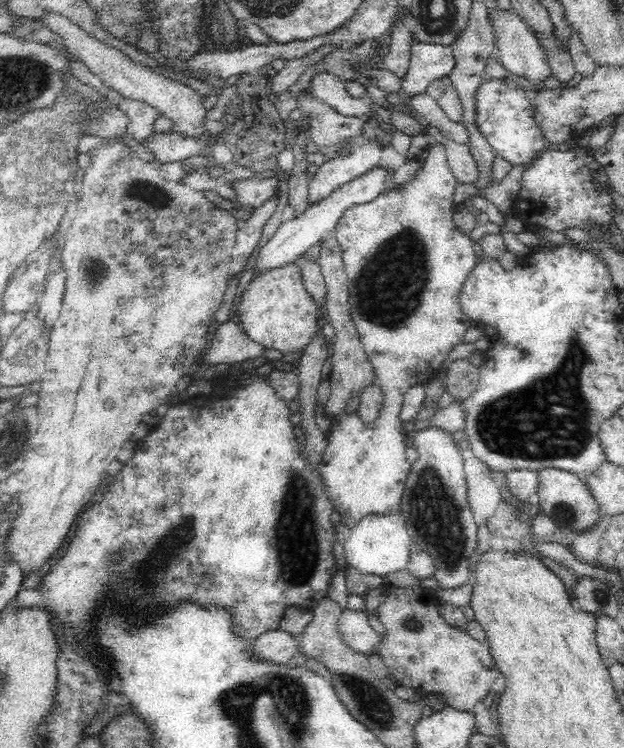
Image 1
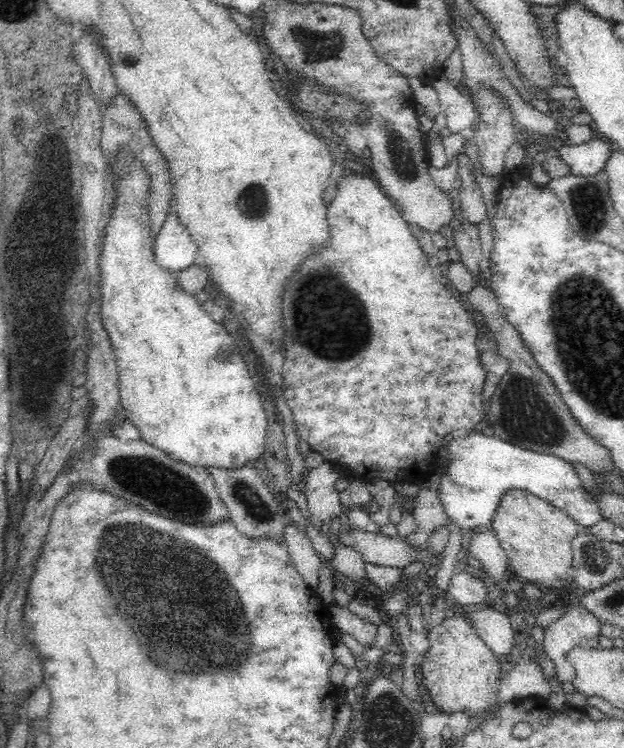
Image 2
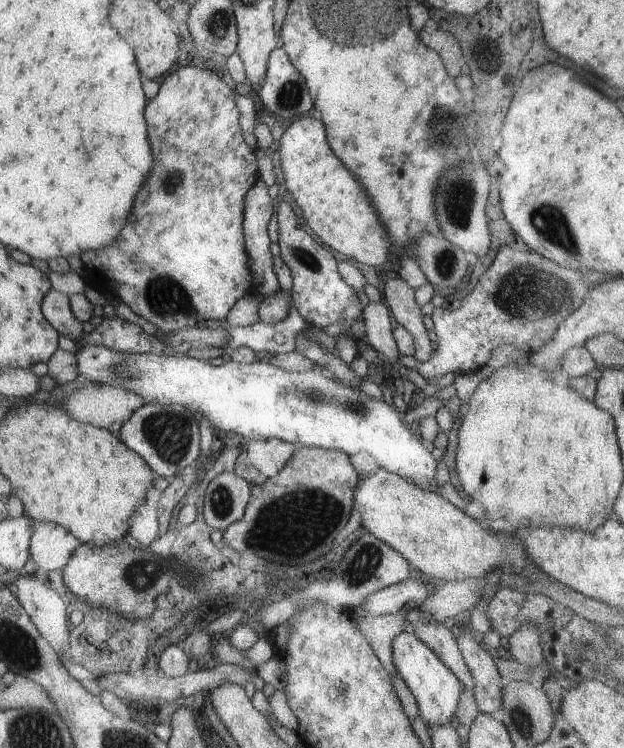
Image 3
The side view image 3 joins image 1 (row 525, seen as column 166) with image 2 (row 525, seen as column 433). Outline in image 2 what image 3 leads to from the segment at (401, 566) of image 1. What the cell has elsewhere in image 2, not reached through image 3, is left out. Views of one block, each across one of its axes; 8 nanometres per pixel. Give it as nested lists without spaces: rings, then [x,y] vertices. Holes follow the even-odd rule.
[[[456,433],[450,436],[445,444],[448,447],[448,467],[446,474],[442,476],[438,487],[438,501],[442,503],[442,509],[446,513],[447,519],[452,524],[458,526],[462,531],[462,554],[459,562],[468,564],[465,555],[470,555],[468,550],[472,541],[473,532],[476,527],[488,528],[492,524],[494,514],[496,514],[502,495],[510,490],[526,490],[537,498],[548,502],[551,506],[562,510],[564,513],[577,522],[580,528],[590,528],[602,519],[602,512],[598,507],[598,501],[594,495],[582,486],[580,478],[572,467],[572,463],[562,460],[551,454],[540,454],[531,450],[526,450],[521,446],[514,446],[509,442],[504,442],[496,437],[486,436],[483,433],[475,434]]]

